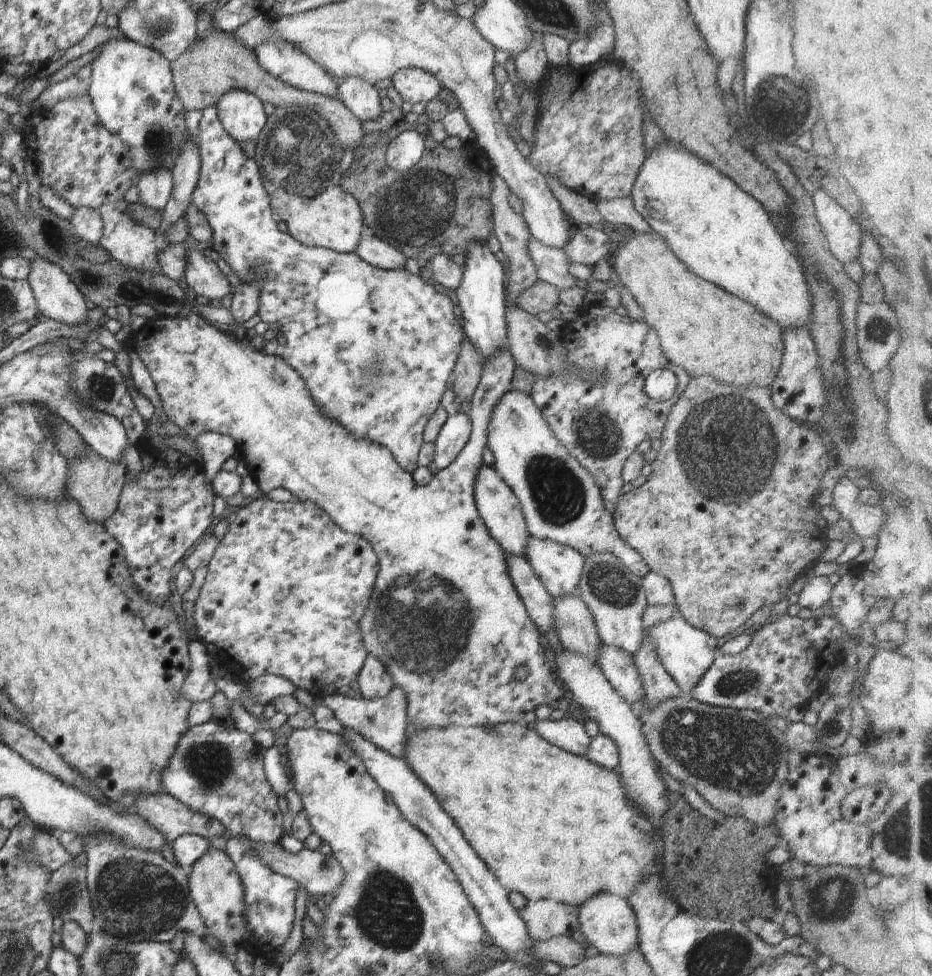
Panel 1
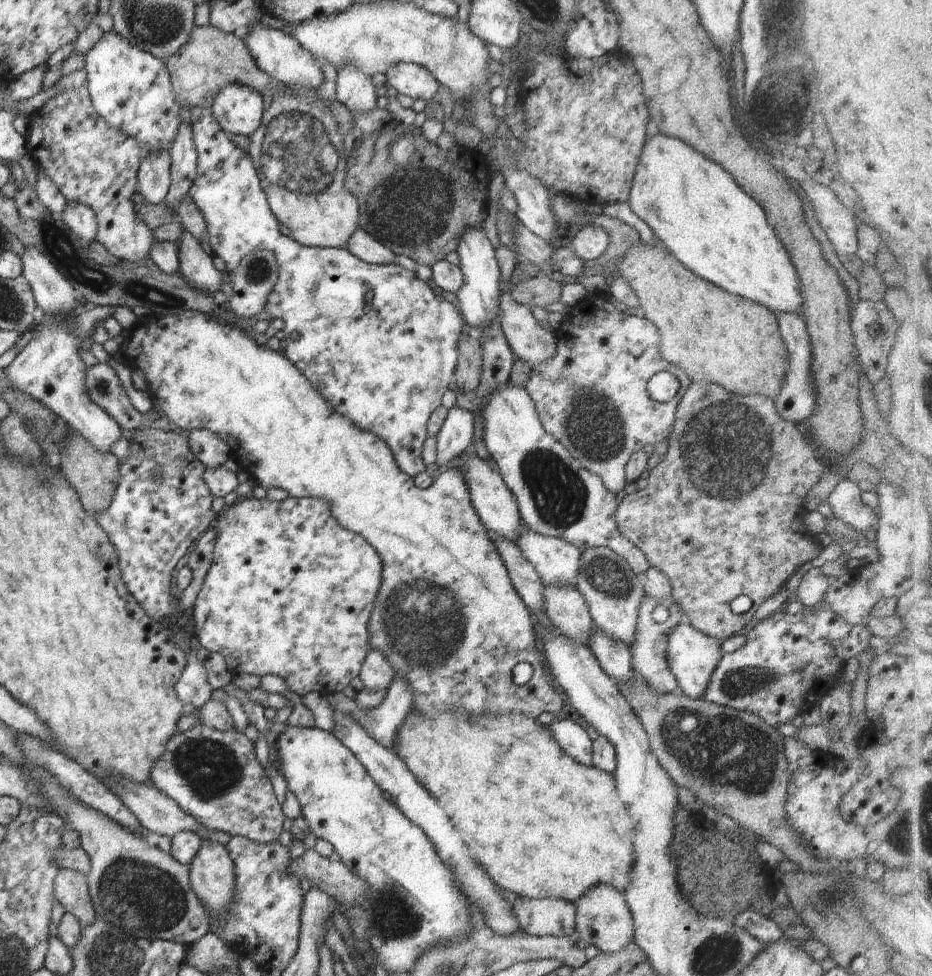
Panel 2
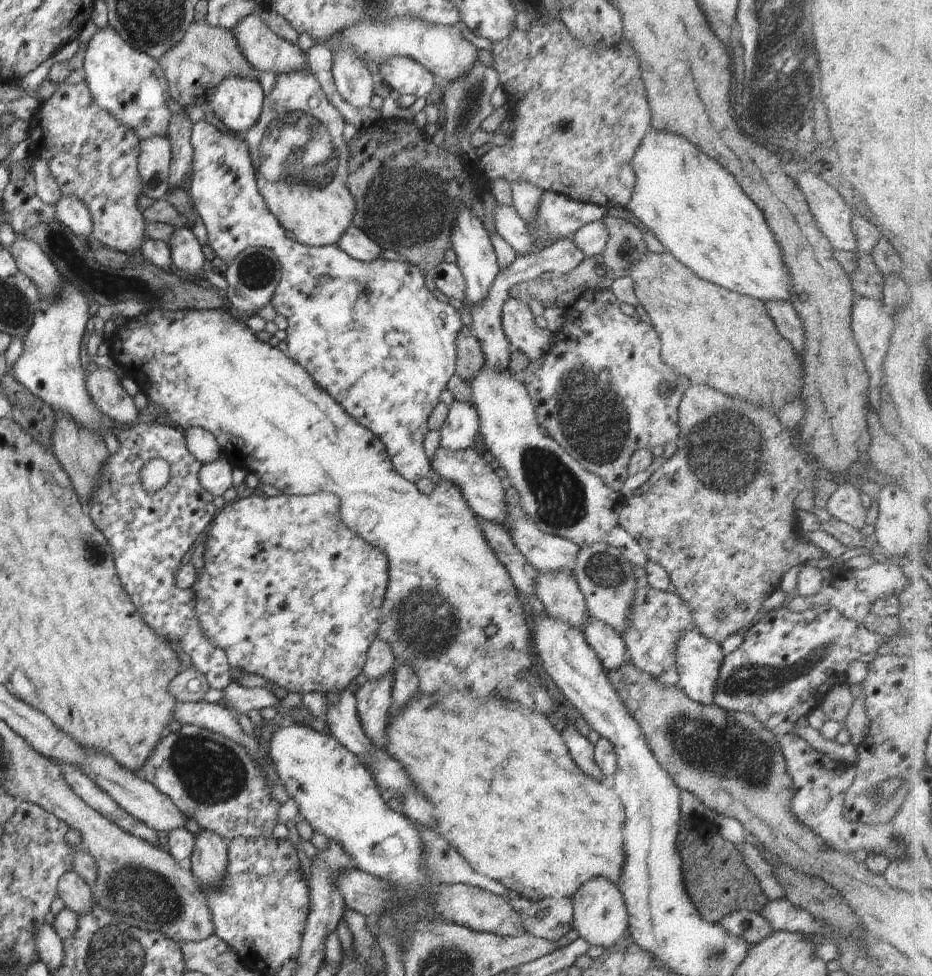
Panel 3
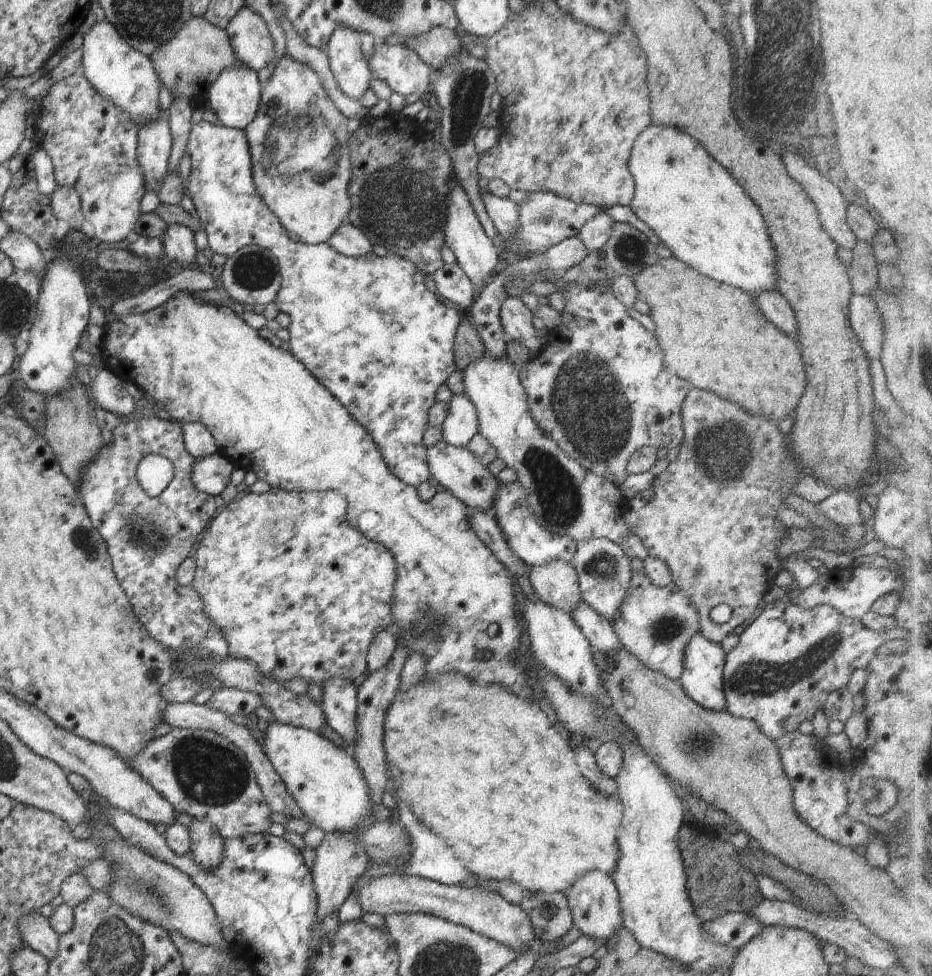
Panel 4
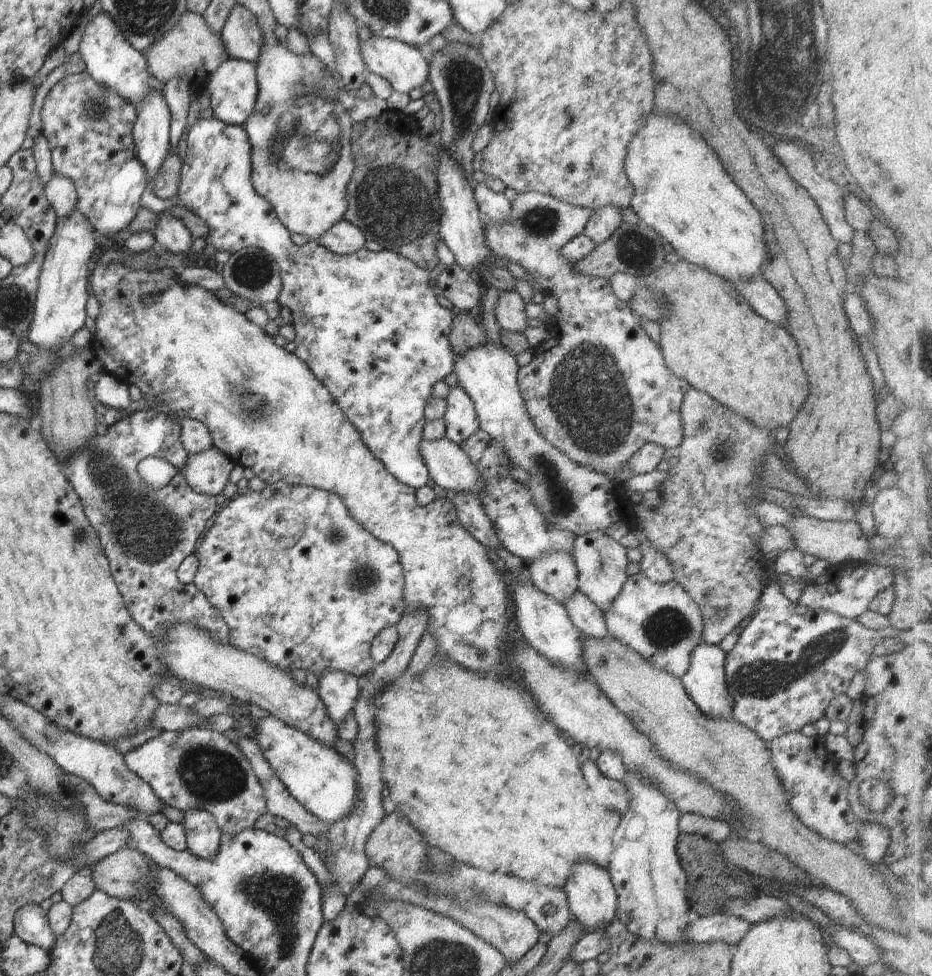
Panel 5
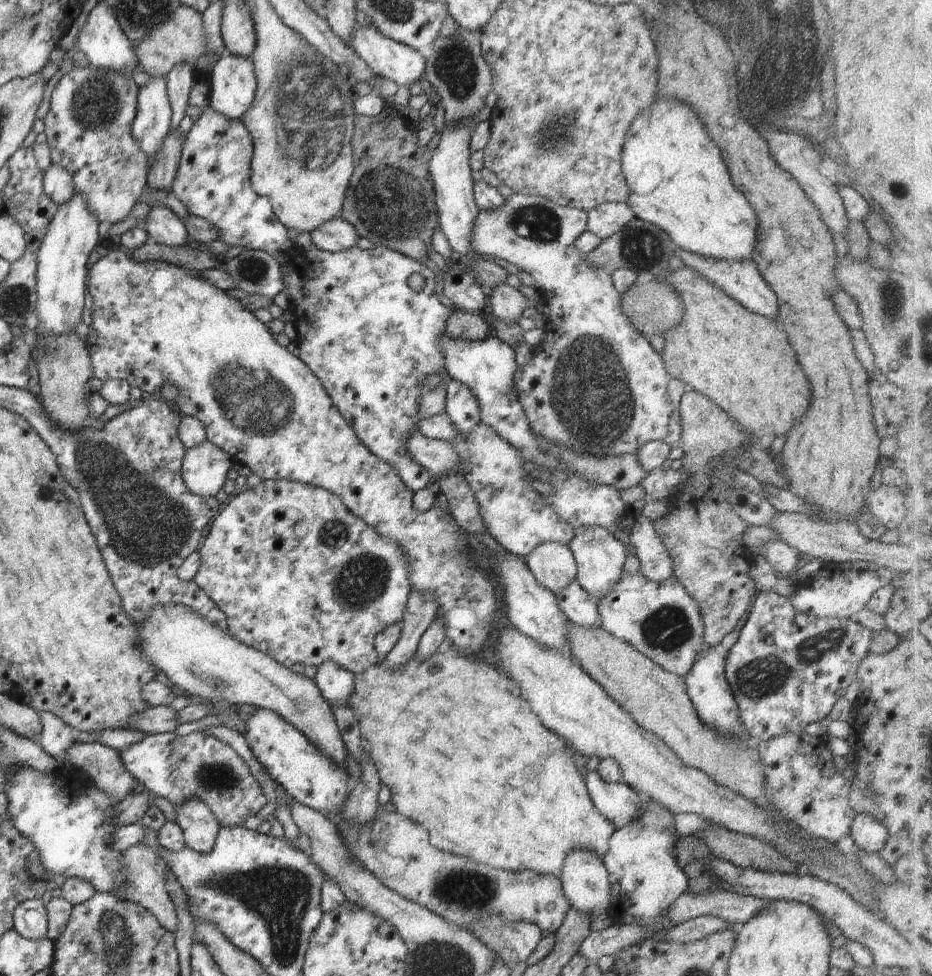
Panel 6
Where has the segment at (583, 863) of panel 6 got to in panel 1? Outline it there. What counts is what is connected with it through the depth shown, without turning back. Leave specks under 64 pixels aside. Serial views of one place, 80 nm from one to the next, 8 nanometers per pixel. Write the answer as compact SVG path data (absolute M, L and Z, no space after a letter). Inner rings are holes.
M607 893L592 895L579 906L579 925L585 936L586 945L592 945L598 952L620 956L638 949L638 925L636 915L627 899Z

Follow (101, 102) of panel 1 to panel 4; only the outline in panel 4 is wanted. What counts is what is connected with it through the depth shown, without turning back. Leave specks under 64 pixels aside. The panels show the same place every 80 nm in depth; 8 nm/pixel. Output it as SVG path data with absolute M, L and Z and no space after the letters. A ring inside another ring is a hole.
M106 19L96 21L83 35L84 41L80 48L82 74L97 93L113 102L116 108L122 109L138 126L154 120L160 114L158 96L161 80L148 56L130 46Z

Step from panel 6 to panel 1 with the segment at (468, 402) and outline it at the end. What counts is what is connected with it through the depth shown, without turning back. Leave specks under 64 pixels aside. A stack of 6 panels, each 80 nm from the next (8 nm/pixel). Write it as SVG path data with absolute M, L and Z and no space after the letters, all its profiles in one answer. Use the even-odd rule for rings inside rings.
M460 411L448 415L442 425L436 440L434 464L439 469L450 466L463 451L471 435L471 420L468 415Z

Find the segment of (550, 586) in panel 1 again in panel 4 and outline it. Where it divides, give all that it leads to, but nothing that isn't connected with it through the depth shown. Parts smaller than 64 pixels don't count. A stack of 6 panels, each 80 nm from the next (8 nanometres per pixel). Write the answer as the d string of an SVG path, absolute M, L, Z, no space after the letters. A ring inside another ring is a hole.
M498 480L497 483L497 491L491 508L493 511L492 516L497 520L498 526L501 528L512 552L530 568L556 559L572 563L577 549L577 542L566 535L548 532L537 523L527 501L527 492L518 481L502 482Z

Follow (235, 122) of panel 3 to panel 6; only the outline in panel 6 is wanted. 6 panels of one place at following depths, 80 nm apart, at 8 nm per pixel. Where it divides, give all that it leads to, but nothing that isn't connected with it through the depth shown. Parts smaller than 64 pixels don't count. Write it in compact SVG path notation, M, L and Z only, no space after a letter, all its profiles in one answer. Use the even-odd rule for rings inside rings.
M225 53L208 74L209 106L228 120L241 120L250 110L258 82L248 58Z

